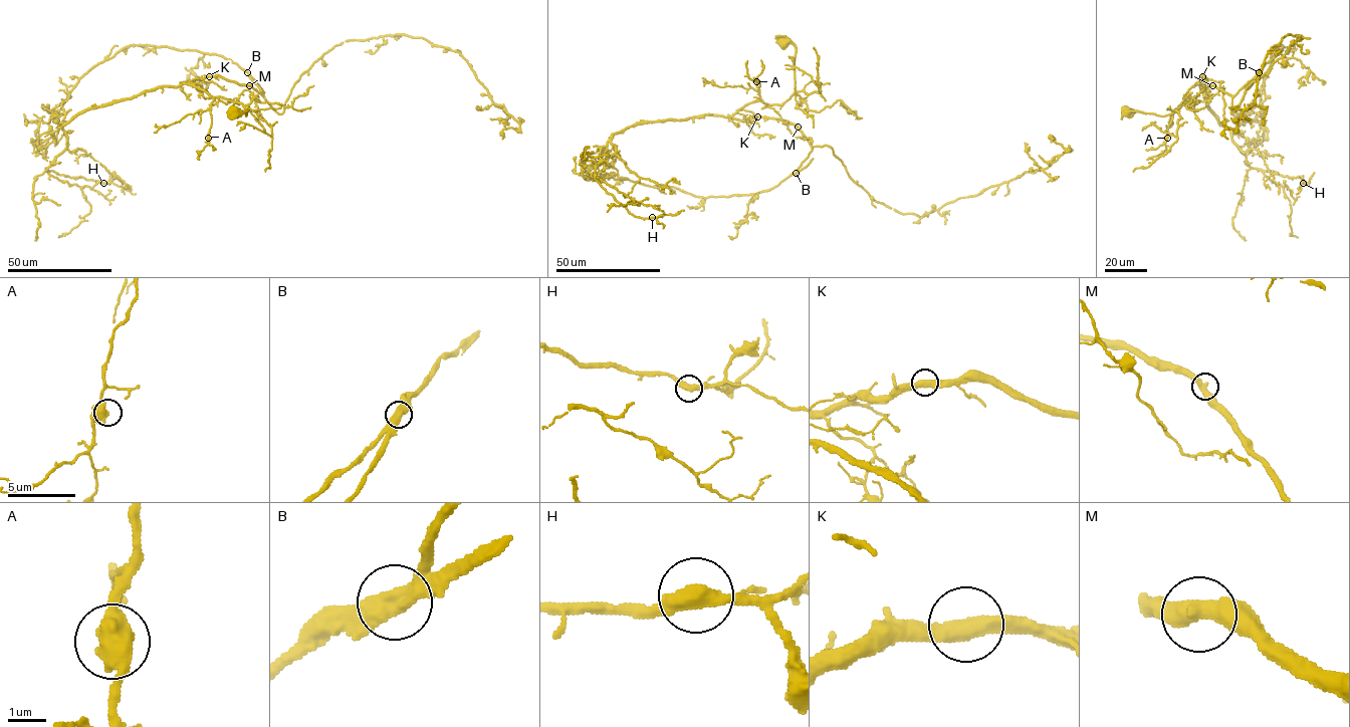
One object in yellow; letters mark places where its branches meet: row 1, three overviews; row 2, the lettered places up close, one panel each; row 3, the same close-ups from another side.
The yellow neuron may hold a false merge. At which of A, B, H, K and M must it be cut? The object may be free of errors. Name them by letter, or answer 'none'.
B

